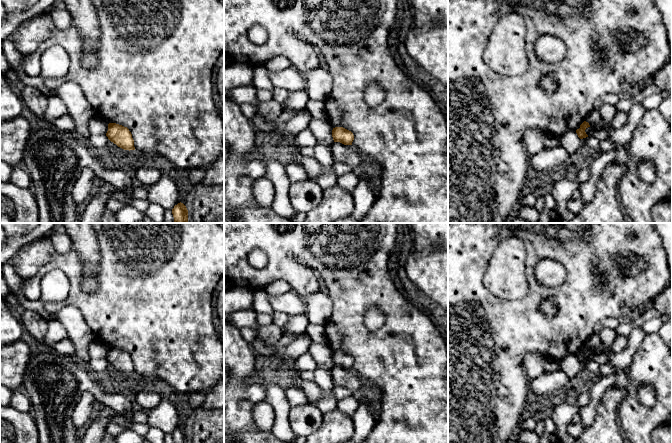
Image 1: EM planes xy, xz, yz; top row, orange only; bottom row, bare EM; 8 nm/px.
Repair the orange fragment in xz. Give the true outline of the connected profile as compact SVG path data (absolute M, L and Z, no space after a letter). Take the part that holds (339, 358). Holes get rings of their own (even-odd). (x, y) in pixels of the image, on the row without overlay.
M343 351L333 352L332 361L334 366L340 366L344 369L352 369L352 366L354 364L353 357Z

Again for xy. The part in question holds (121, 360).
M109 347L106 360L111 366L124 374L135 374L132 358L127 351Z

